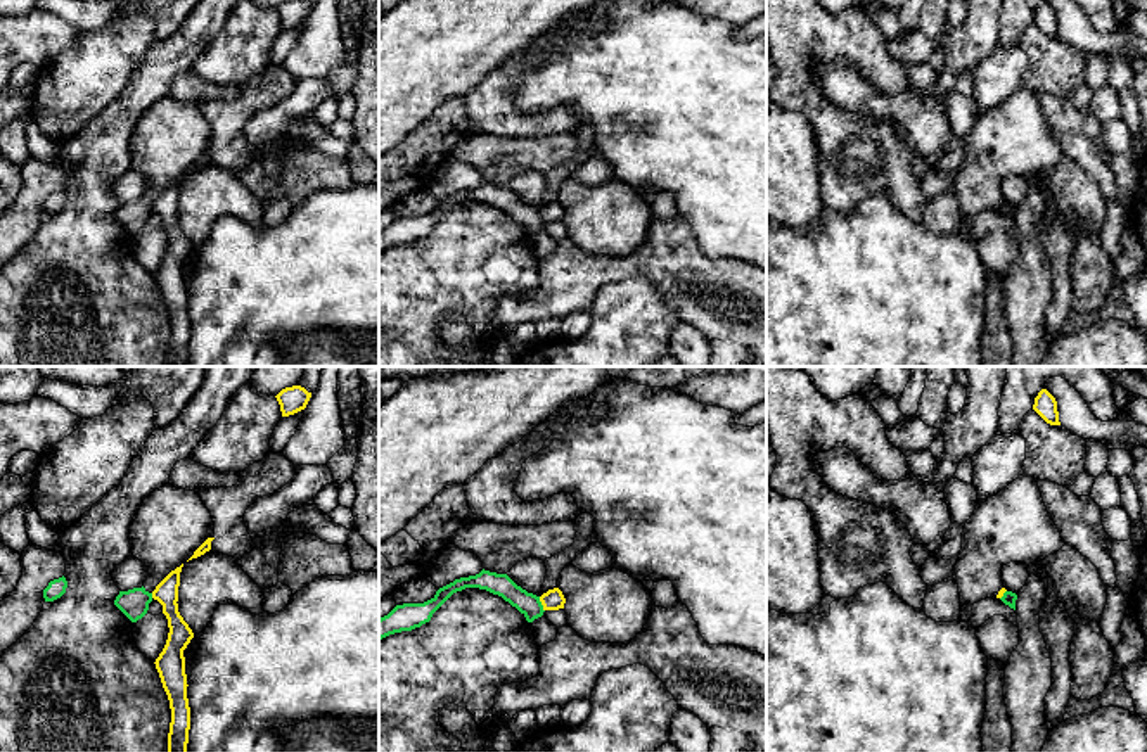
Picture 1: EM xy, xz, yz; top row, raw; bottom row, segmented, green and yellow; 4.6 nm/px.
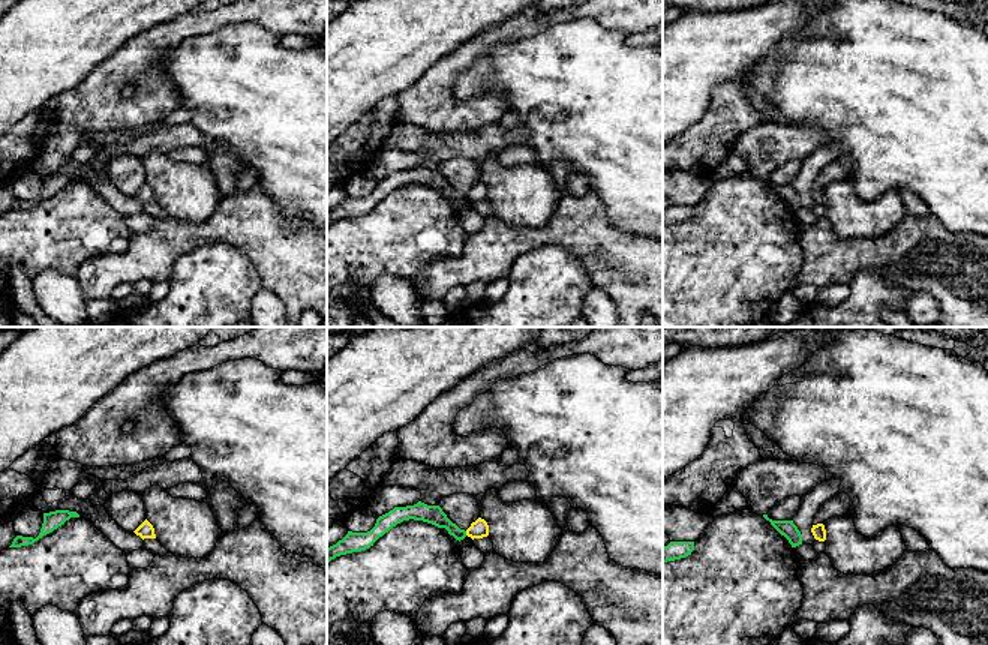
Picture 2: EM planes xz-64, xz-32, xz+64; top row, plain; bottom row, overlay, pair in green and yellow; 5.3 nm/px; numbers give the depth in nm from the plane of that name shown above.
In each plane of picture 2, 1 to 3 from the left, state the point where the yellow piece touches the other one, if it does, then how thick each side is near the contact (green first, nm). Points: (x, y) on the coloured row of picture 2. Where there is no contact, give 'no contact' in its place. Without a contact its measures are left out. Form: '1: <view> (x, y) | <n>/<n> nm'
1: no contact
2: xz-32 (465, 533) | 100/90 nm
3: no contact

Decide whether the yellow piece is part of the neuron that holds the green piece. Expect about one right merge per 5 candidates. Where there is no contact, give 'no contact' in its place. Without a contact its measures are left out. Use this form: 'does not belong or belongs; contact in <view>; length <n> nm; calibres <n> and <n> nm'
does not belong; contact in xz; length 80 nm; calibres 110 and 100 nm

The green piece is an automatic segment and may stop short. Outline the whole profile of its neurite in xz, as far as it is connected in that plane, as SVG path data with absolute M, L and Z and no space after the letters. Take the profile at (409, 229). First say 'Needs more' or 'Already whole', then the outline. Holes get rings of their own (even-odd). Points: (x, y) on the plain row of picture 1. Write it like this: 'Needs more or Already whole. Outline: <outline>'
Already whole. Outline: M481 183L476 188L460 190L453 195L439 201L436 207L424 216L403 216L396 218L388 228L379 232L379 252L420 240L429 235L433 226L457 204L465 201L486 202L493 207L502 209L512 220L516 220L528 235L543 228L543 218L540 209L528 206L517 199L507 187L497 187L490 183Z

